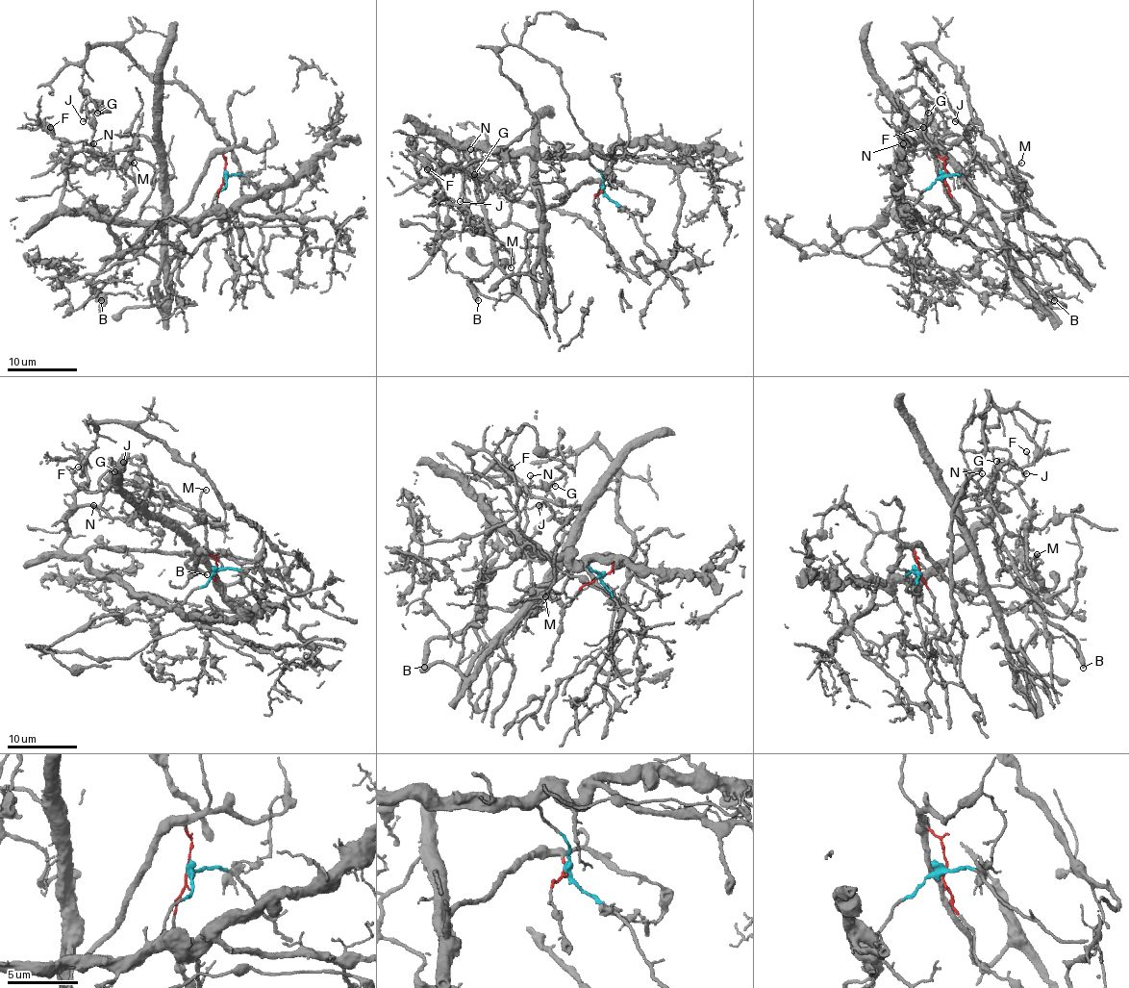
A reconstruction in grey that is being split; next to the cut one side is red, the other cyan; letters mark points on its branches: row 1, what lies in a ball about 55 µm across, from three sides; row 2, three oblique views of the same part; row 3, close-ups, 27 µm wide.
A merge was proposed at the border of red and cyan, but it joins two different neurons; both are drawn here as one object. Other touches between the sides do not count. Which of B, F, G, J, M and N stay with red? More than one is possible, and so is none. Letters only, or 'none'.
none

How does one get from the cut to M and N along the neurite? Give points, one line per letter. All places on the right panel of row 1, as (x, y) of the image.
M: (944, 176), (904, 221), (889, 204), (893, 160), (908, 144), (957, 144), (1007, 179), (1021, 162)
N: (944, 176), (901, 219), (889, 206), (893, 164), (913, 153), (902, 142)

